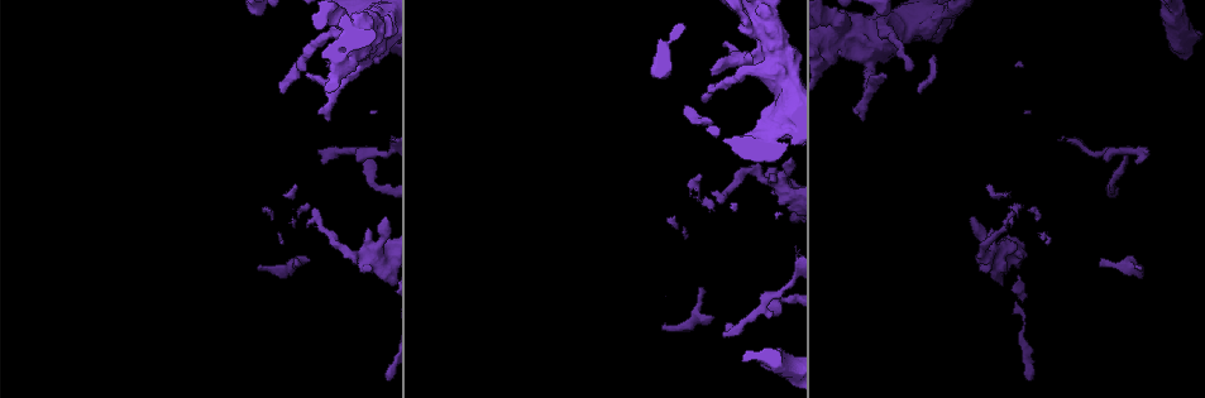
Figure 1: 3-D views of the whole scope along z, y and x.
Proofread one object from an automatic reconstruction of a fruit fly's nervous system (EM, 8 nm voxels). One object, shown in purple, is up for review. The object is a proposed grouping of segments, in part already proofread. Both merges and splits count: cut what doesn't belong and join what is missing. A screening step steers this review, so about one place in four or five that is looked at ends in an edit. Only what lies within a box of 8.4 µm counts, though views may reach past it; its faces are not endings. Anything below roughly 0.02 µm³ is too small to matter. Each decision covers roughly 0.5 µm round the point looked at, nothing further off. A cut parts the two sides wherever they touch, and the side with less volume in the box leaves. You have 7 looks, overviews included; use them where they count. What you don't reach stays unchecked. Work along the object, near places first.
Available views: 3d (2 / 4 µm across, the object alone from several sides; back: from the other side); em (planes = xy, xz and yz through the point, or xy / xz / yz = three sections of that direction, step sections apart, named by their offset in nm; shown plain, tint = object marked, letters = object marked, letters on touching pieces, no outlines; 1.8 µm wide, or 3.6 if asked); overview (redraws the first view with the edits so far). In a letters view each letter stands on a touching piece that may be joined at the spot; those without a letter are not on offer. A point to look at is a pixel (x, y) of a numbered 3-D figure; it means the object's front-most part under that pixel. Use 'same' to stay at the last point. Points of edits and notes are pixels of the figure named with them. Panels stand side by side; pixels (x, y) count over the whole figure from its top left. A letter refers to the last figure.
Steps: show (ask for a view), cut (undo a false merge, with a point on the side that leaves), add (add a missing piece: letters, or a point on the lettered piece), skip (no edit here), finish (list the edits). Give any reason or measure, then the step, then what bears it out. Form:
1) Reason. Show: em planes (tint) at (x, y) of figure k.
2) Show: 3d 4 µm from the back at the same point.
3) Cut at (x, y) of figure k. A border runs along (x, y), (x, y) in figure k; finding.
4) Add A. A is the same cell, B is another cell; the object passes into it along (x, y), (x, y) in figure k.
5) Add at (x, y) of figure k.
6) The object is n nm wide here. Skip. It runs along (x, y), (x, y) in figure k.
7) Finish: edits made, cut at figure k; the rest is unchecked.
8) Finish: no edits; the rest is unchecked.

Arms run side by side. Show: 3d 4 µm at (771, 35) of figure 1.

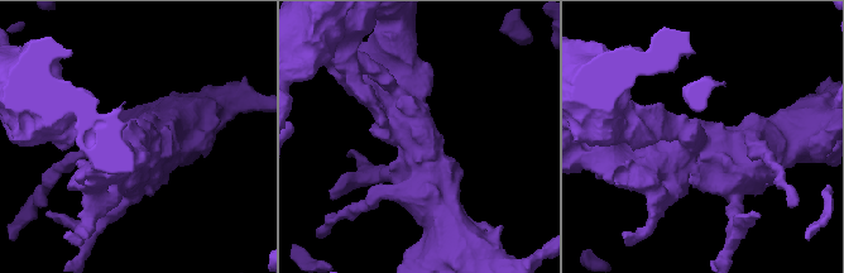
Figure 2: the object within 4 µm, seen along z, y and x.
Show: em 3.6 µm planes (letters) at (701, 157) of figure 2.

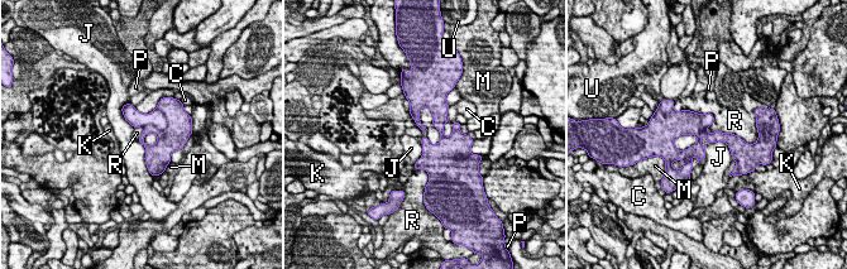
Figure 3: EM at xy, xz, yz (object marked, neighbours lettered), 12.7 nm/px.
Cut at (156, 118) of figure 3. C, J, K, M, P, R and U are other cells; a border runs along (167, 120), (163, 129), (143, 128) in figure 3; a second neuron is stuck on.

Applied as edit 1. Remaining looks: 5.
Redraw. Show: overview.

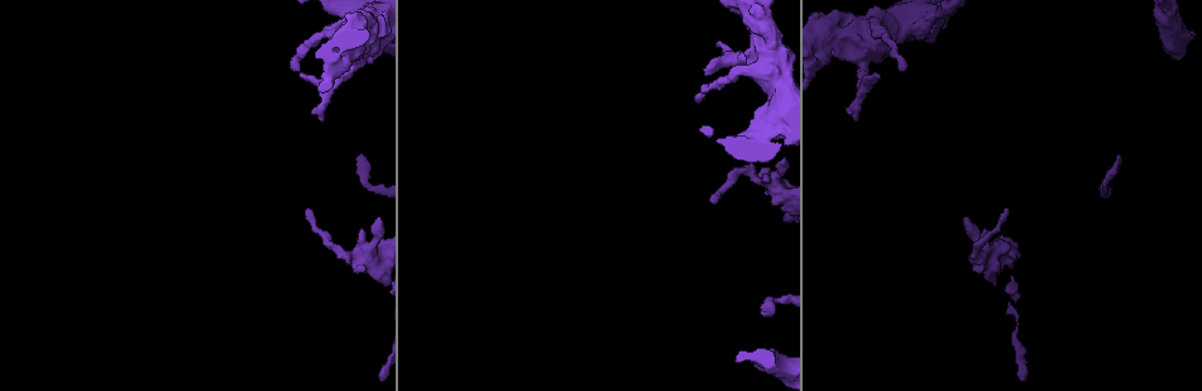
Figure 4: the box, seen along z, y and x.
Sudden change in width. Show: 3d 4 µm at (926, 17) of figure 4.

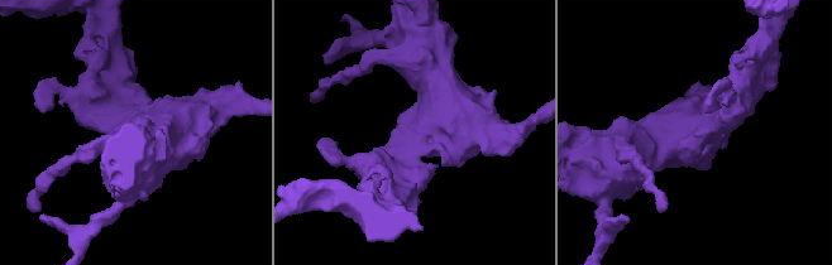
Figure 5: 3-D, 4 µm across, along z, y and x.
3 arms meet here; the arms are 260, 420, 850 nm wide. Show: em 3.6 µm xz step 4 (plain) at (412, 135) of figure 5.

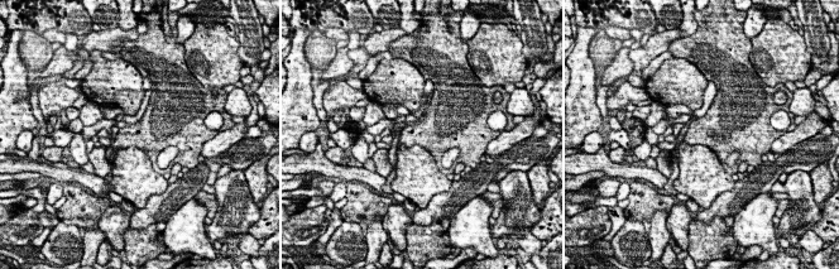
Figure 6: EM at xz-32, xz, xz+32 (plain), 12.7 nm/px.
What lies round it. Show: em 3.6 µm xz step 4 (letters) at the same point.

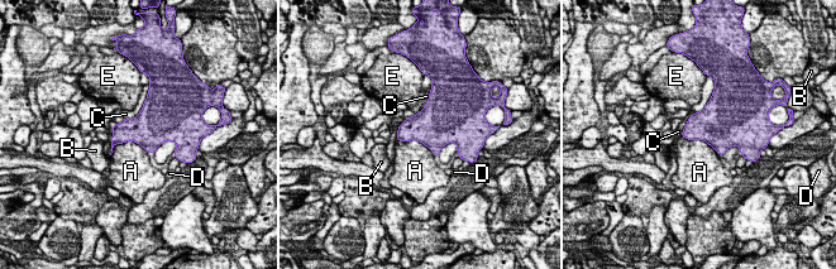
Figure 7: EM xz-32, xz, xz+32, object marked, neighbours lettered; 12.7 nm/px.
The longest contact is with A, 550 nm. Skip. A, B, C, D and E are other cells; continuous, no second neuron.

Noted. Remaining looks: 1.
Finish: edits made, cut at figure 3; the rest is unchecked.

